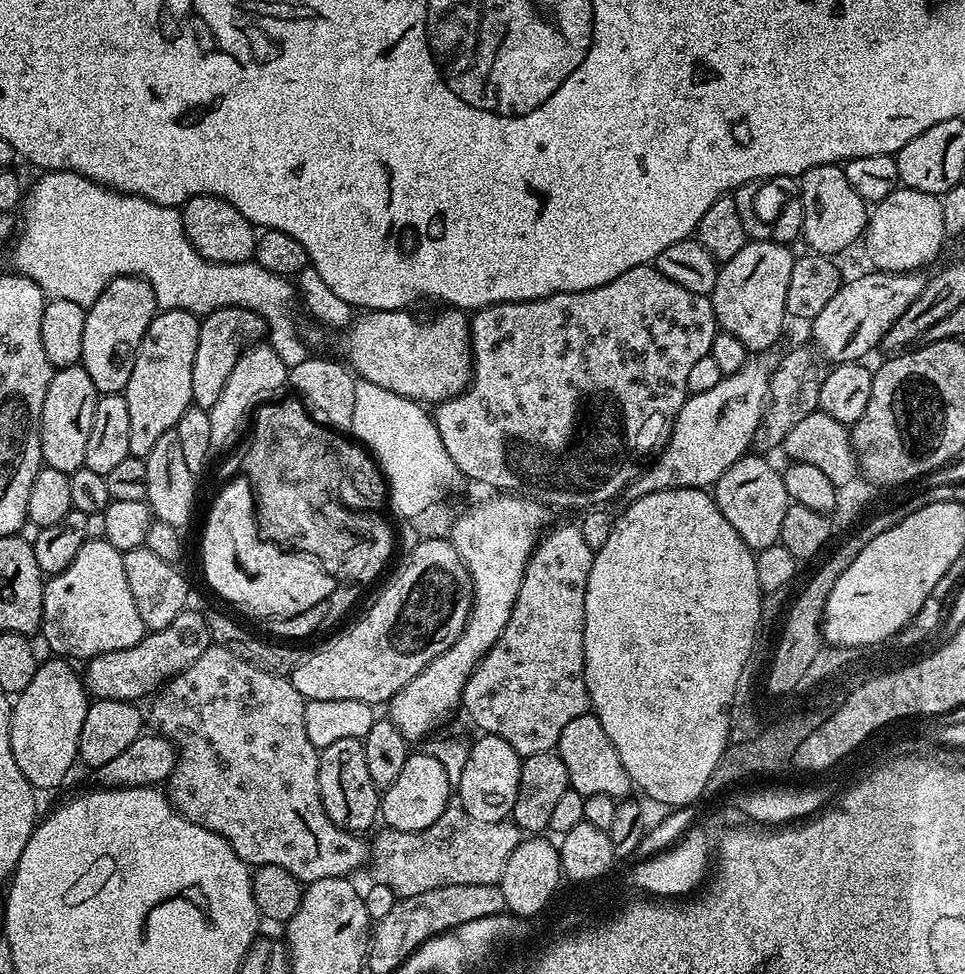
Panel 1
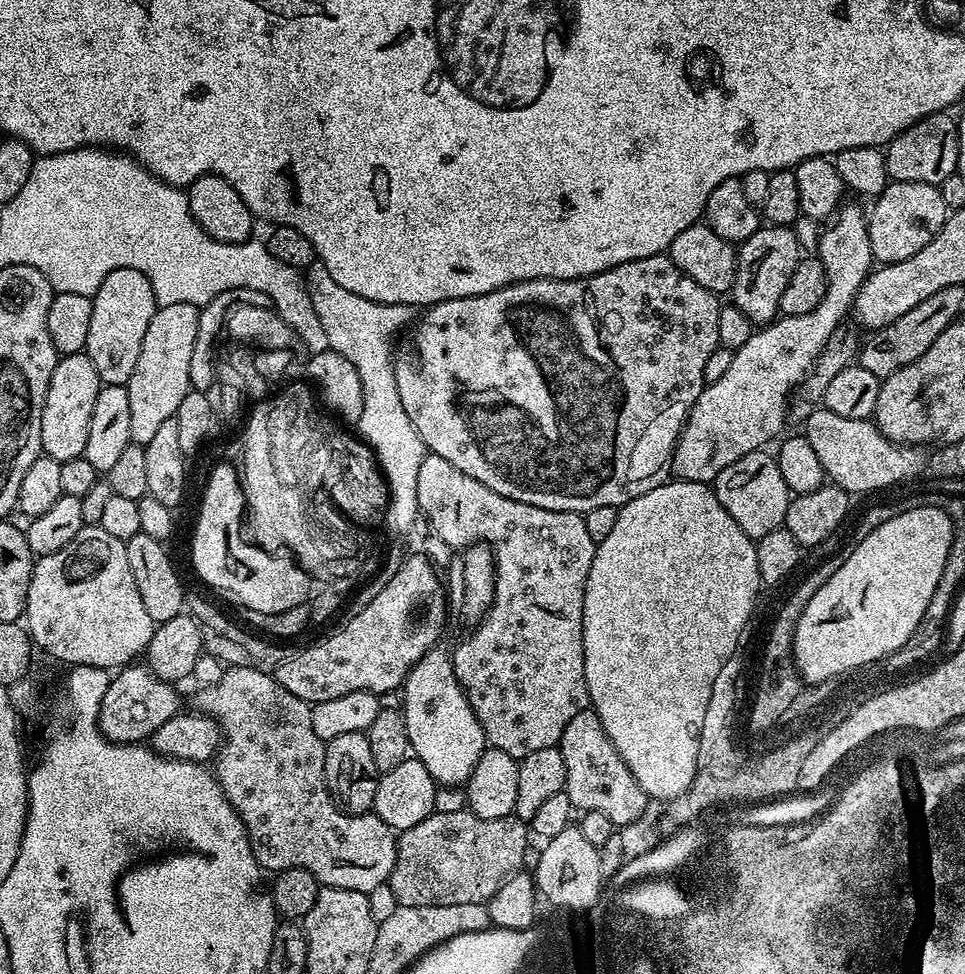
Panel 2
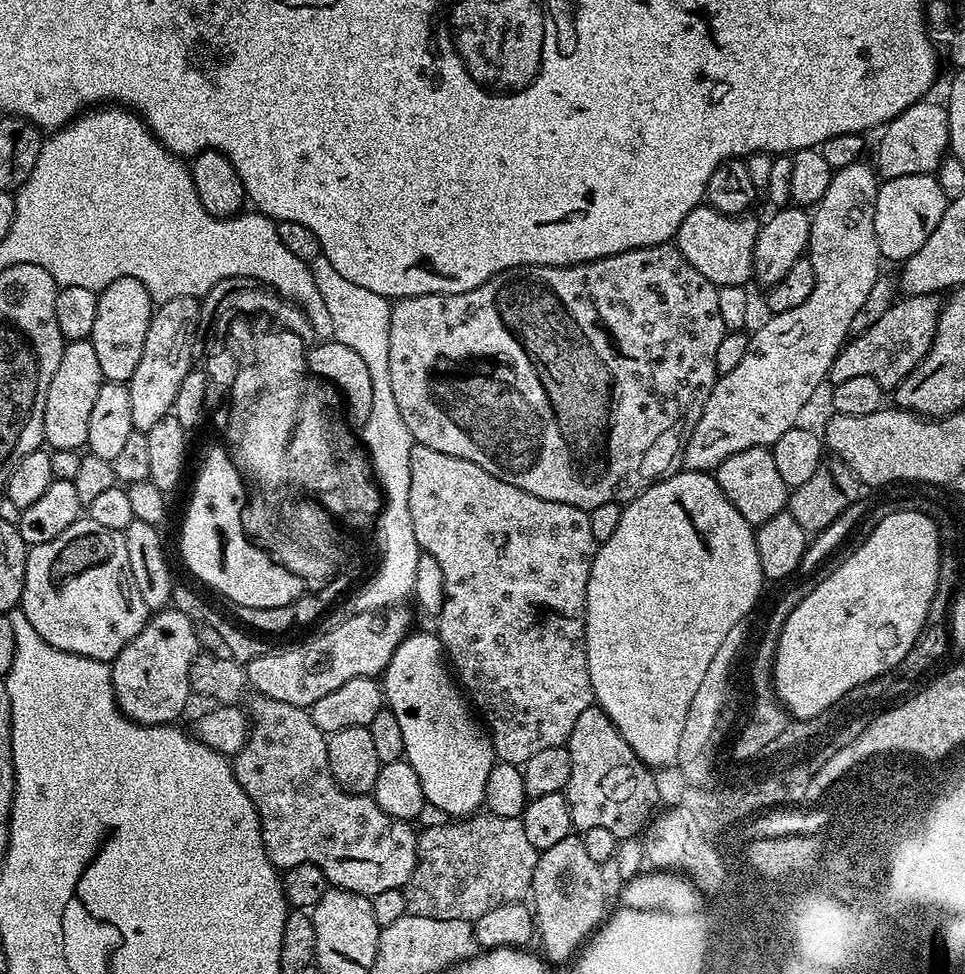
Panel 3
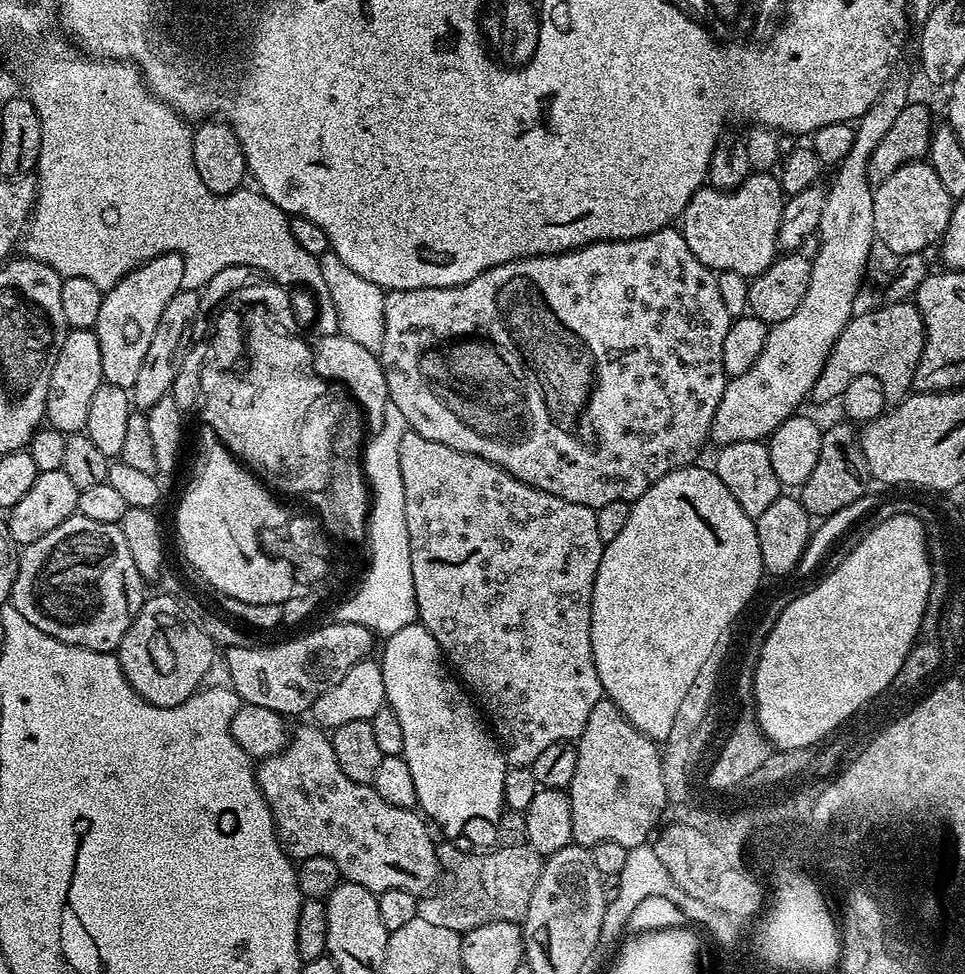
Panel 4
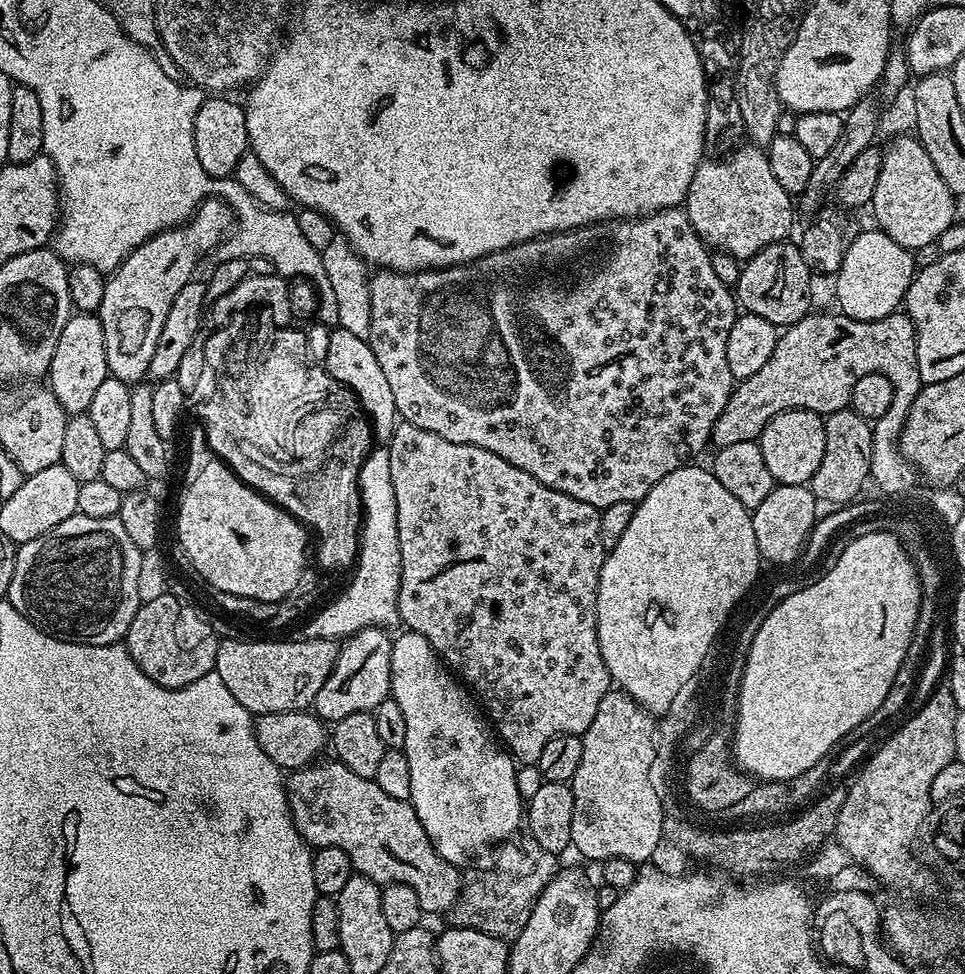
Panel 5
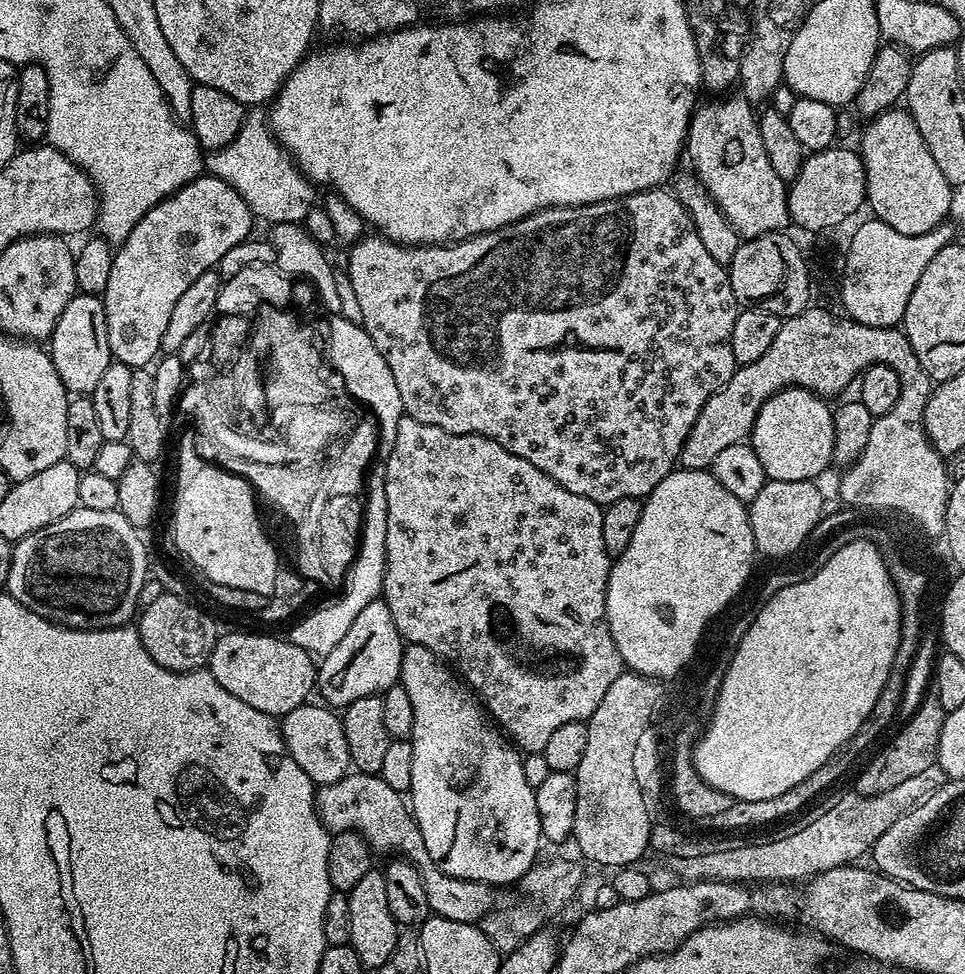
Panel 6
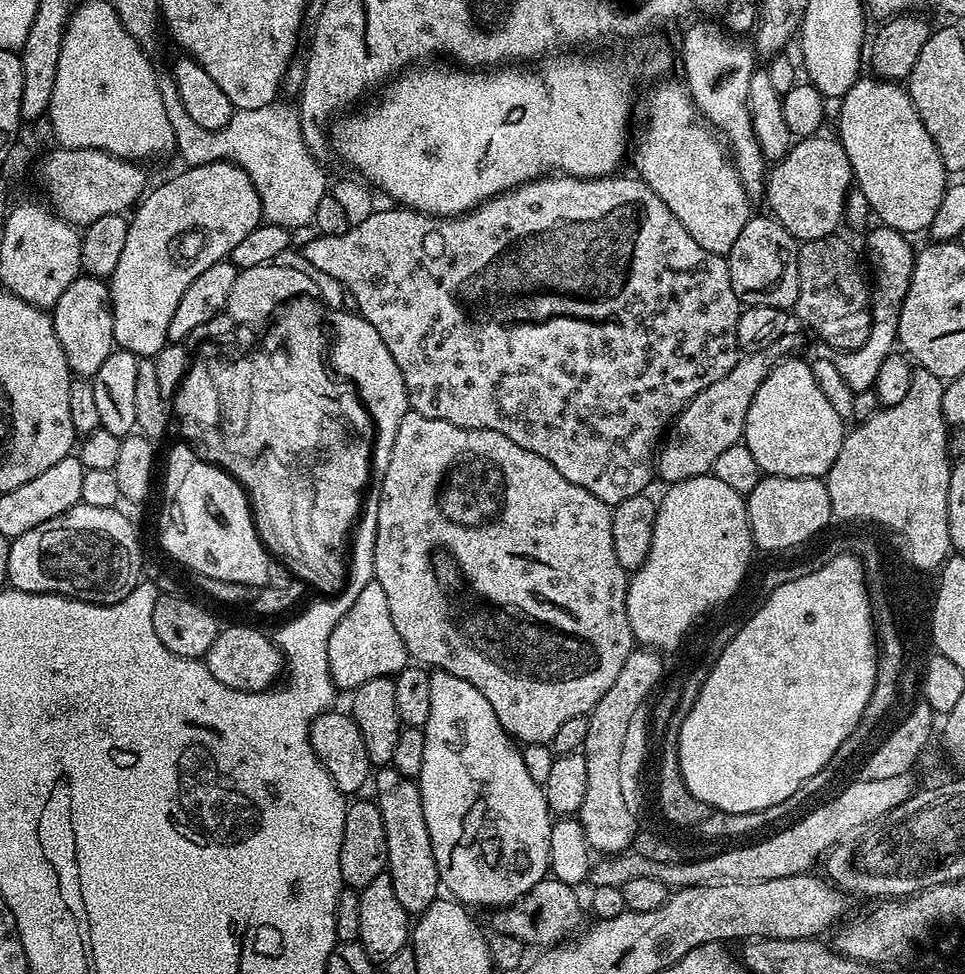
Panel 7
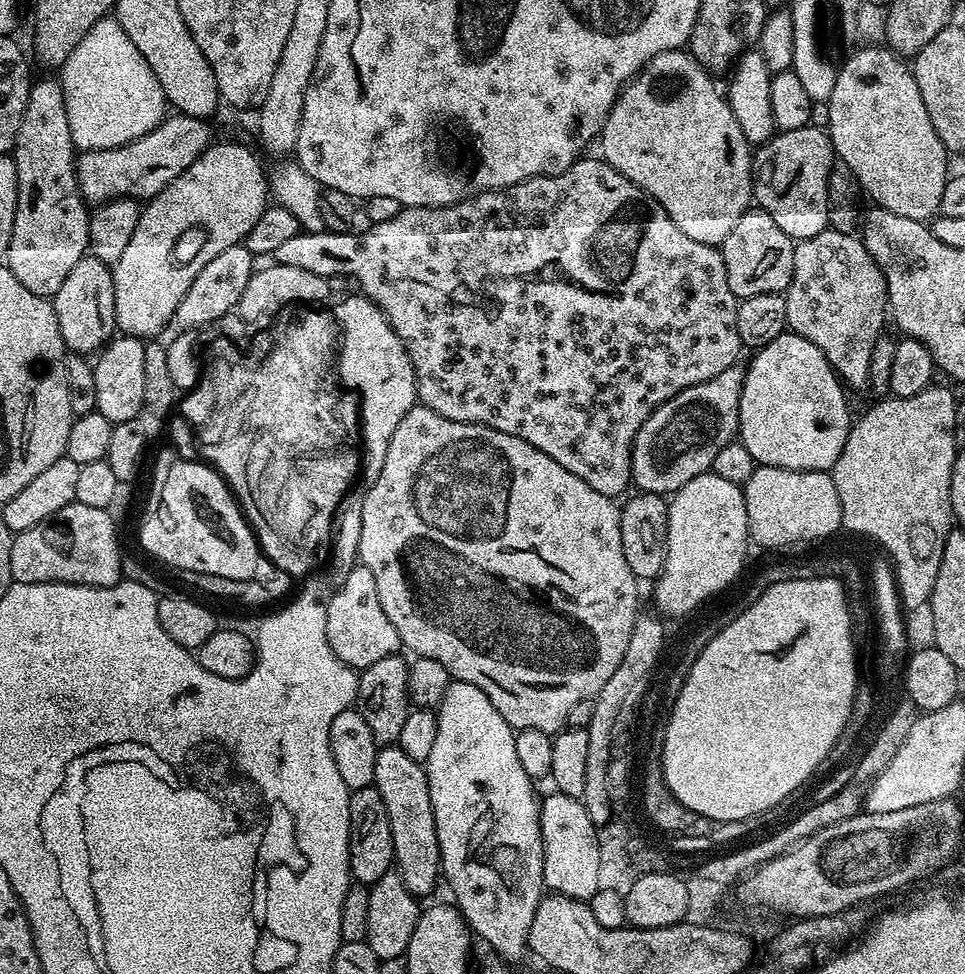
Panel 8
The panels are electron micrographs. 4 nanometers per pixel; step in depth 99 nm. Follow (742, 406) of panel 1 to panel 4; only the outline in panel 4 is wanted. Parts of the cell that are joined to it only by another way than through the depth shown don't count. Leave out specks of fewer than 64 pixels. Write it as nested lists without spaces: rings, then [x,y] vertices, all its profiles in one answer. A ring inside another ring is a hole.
[[[889,79],[888,84],[878,94],[878,98],[862,114],[855,125],[854,146],[850,146],[850,154],[842,158],[840,165],[835,167],[832,186],[827,187],[826,207],[822,209],[822,222],[818,233],[820,249],[816,256],[811,257],[812,273],[810,286],[806,286],[806,298],[802,298],[798,310],[790,314],[782,322],[771,325],[768,337],[762,346],[762,354],[758,354],[758,362],[746,370],[746,374],[733,376],[724,387],[722,402],[718,402],[718,410],[714,414],[714,422],[710,433],[711,443],[716,446],[742,442],[743,440],[764,440],[771,436],[774,429],[782,426],[791,416],[801,411],[800,403],[812,395],[814,382],[818,382],[818,374],[822,374],[826,358],[842,330],[852,319],[856,308],[856,295],[860,292],[860,283],[864,280],[864,271],[868,268],[868,259],[872,256],[872,244],[877,243],[874,230],[874,186],[868,181],[870,158],[877,148],[878,142],[890,131],[891,124],[902,114],[904,107],[910,103],[908,84],[904,80]]]

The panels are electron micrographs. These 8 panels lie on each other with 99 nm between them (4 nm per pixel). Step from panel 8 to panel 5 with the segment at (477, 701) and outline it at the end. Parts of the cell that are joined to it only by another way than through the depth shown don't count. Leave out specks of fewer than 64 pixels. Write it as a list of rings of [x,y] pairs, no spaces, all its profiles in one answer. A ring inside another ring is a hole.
[[[404,630],[401,633],[400,637],[397,635],[393,639],[390,650],[390,682],[392,683],[390,696],[391,699],[398,702],[398,706],[402,706],[402,715],[406,717],[406,742],[402,750],[406,754],[406,762],[410,762],[410,803],[418,814],[418,822],[422,822],[422,830],[426,830],[430,842],[436,848],[436,853],[446,862],[460,866],[471,852],[476,852],[479,848],[486,847],[487,844],[496,844],[499,840],[508,840],[519,828],[521,831],[522,821],[526,816],[526,804],[518,794],[518,782],[516,781],[518,764],[512,753],[504,747],[495,731],[490,727],[481,705],[473,699],[469,689],[455,675],[450,674],[444,661],[430,646],[430,642],[426,642],[426,638],[422,638],[422,634],[417,632]]]

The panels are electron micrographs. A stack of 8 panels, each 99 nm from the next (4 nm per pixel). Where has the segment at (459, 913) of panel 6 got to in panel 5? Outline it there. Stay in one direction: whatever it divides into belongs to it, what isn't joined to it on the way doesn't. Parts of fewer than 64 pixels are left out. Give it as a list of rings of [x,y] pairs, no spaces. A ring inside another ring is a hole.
[[[323,760],[320,768],[297,768],[286,780],[292,821],[301,838],[313,849],[346,850],[353,873],[369,876],[375,884],[410,886],[426,914],[447,913],[460,896],[461,869],[436,853],[411,803],[390,798],[375,780],[346,770],[341,760]]]

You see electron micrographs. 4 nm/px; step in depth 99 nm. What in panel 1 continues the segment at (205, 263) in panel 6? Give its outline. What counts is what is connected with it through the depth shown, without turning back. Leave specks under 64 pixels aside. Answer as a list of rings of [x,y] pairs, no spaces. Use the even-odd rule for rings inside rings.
[[[119,276],[114,278],[102,290],[102,294],[86,310],[86,330],[82,330],[82,354],[80,364],[90,374],[90,382],[94,382],[97,393],[123,393],[126,382],[130,382],[130,370],[134,370],[134,358],[138,354],[138,346],[156,316],[156,295],[148,280],[140,276]]]

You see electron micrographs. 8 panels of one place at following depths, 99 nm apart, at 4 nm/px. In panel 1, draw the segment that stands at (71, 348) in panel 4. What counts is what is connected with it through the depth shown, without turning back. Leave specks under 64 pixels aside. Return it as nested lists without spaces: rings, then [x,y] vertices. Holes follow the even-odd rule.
[[[80,364],[53,371],[46,390],[46,402],[42,402],[40,419],[40,449],[42,461],[47,467],[69,474],[84,467],[86,442],[90,438],[90,426],[94,426],[97,399],[94,382],[90,382],[90,374],[86,374]]]

